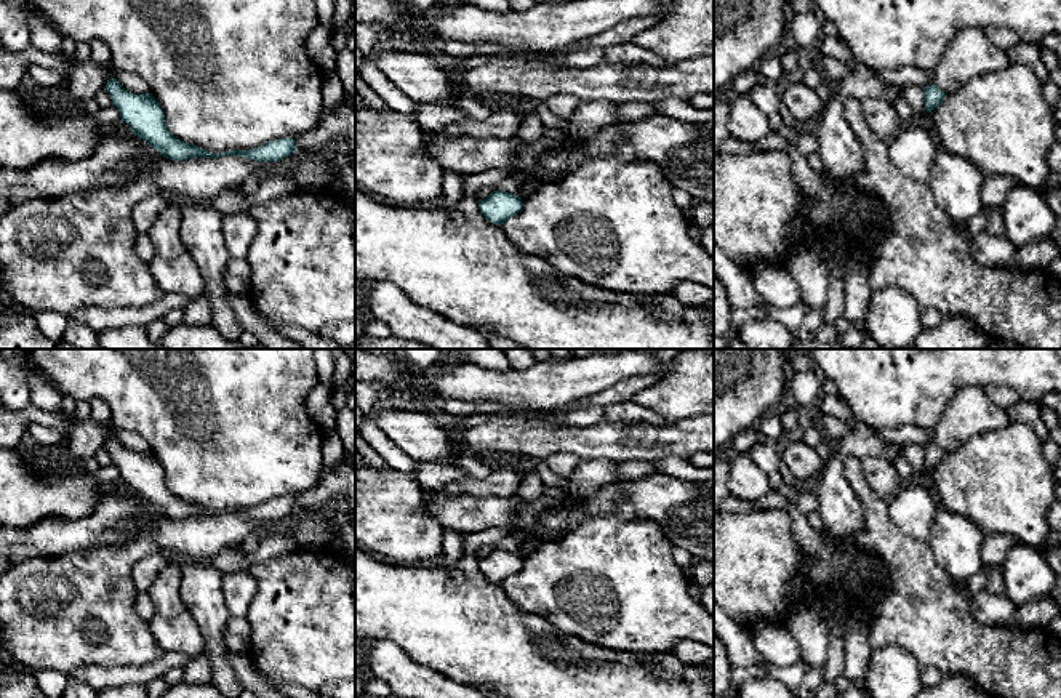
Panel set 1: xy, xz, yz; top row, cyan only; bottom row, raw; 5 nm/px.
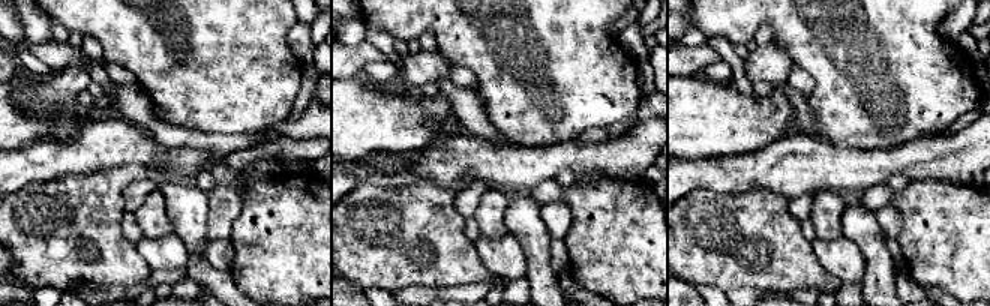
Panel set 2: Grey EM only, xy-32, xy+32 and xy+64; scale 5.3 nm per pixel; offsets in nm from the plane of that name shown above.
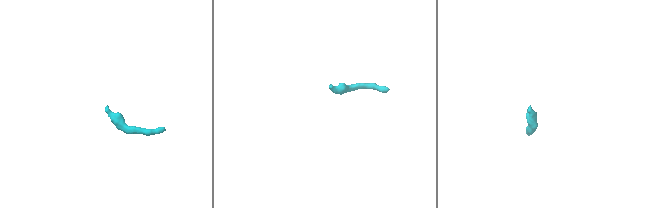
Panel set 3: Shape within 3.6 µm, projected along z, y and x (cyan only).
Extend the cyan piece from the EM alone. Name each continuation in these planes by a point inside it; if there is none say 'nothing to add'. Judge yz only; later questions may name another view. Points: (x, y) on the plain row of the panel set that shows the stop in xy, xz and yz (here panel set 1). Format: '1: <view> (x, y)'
nothing to add

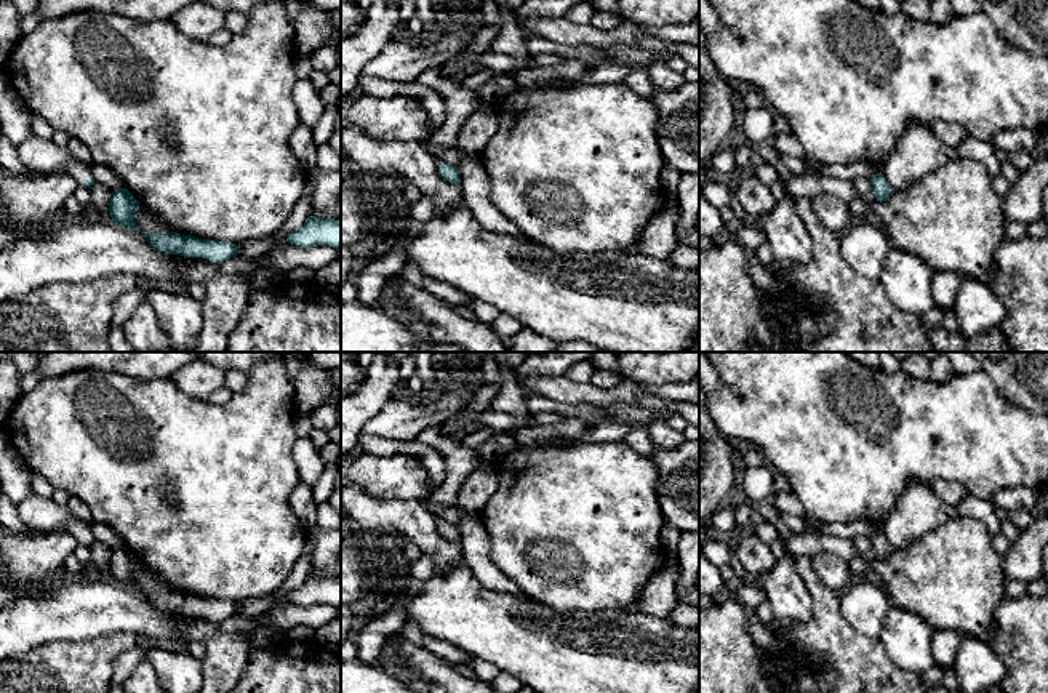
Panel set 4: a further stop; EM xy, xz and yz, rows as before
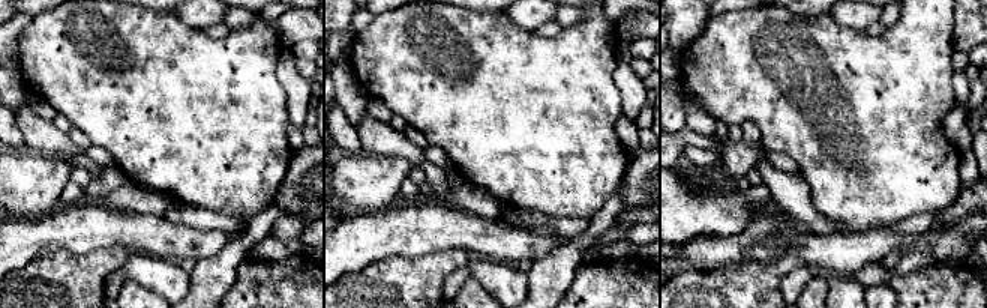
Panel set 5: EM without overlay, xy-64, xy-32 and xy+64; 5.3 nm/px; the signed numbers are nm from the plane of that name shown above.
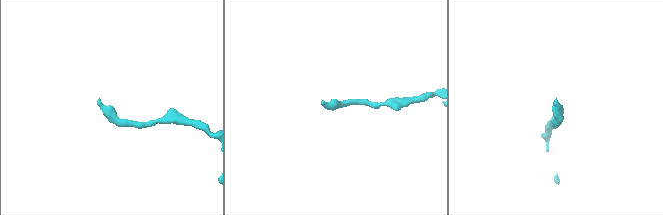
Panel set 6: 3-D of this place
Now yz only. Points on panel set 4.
nothing to add

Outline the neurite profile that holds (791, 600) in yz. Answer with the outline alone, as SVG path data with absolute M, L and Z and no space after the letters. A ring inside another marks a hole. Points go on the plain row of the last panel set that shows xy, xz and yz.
M787 552L757 583L762 584L776 618L789 623L805 623L814 613L814 599L798 576L795 559Z

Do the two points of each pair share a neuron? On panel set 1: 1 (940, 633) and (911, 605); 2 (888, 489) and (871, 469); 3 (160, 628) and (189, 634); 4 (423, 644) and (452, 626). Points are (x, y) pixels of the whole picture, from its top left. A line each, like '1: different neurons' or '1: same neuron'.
1: same neuron
2: same neuron
3: same neuron
4: same neuron

